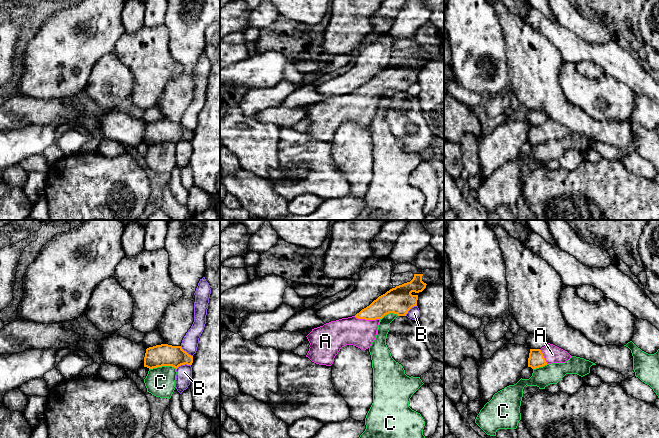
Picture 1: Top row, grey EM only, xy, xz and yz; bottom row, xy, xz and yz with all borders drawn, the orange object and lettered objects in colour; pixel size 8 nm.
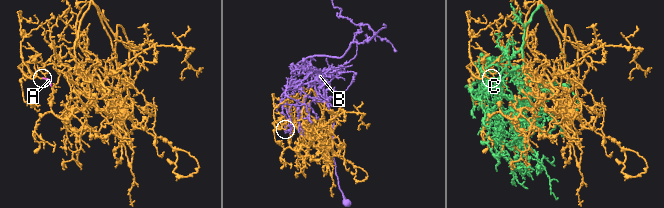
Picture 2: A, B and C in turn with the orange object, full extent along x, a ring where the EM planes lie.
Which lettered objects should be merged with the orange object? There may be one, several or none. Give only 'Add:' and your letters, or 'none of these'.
Add: A

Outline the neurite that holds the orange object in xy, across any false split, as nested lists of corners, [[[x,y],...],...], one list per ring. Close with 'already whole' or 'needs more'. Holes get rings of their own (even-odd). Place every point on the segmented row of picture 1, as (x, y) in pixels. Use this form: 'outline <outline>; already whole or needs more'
outline [[[168,344],[156,345],[146,349],[144,367],[149,369],[172,366],[178,368],[181,365],[192,365],[193,356],[189,355],[181,346]]]; already whole

